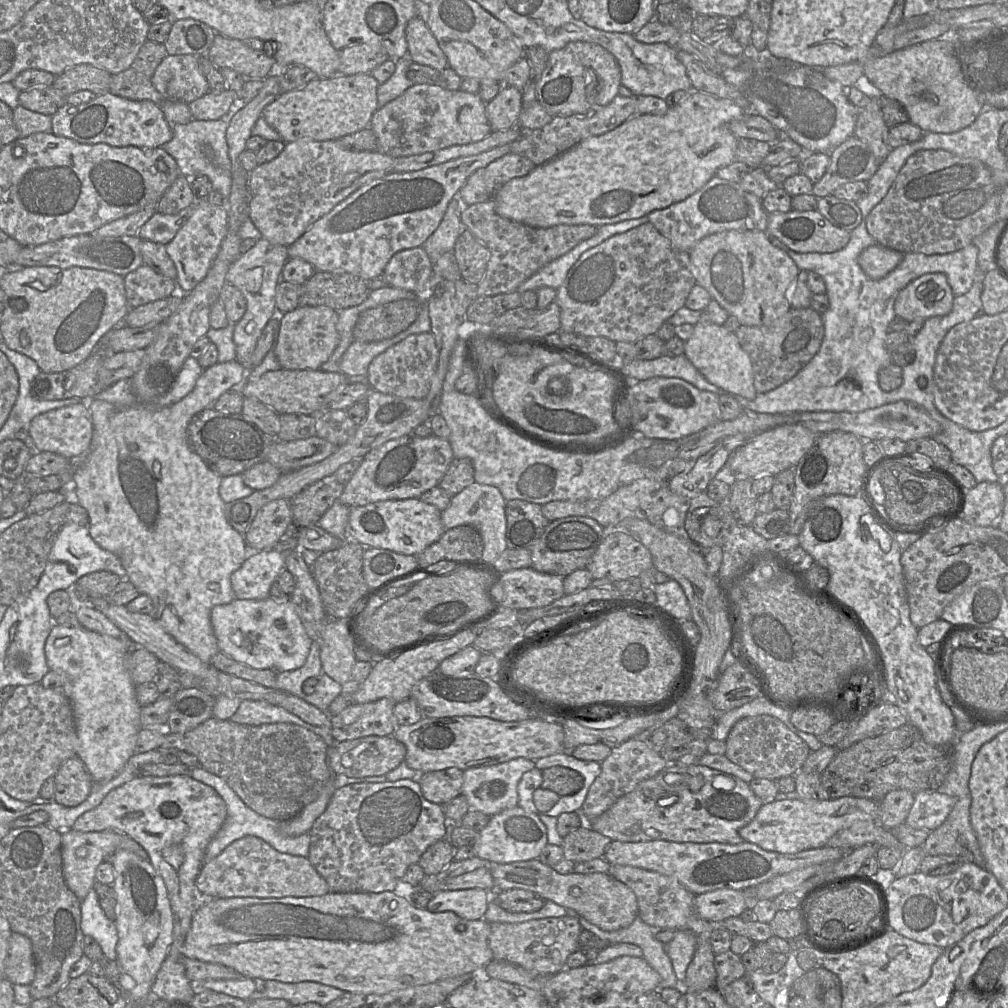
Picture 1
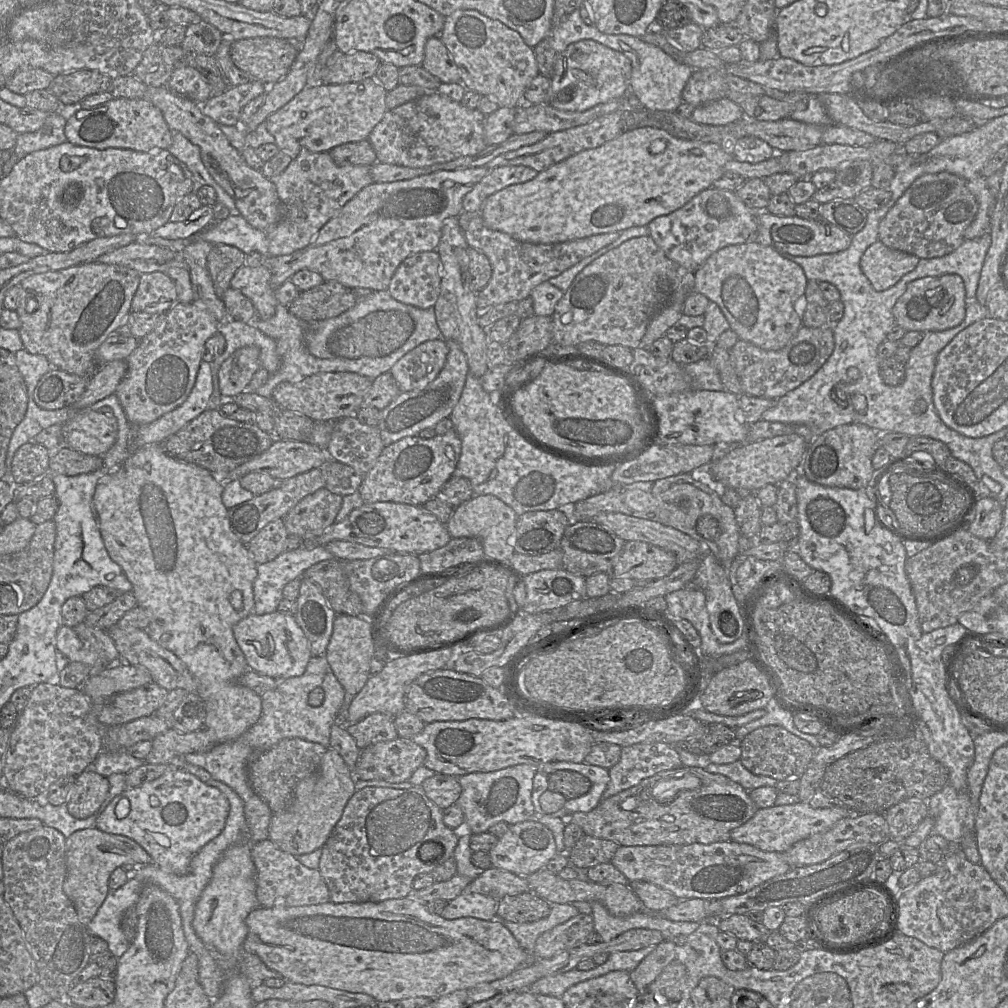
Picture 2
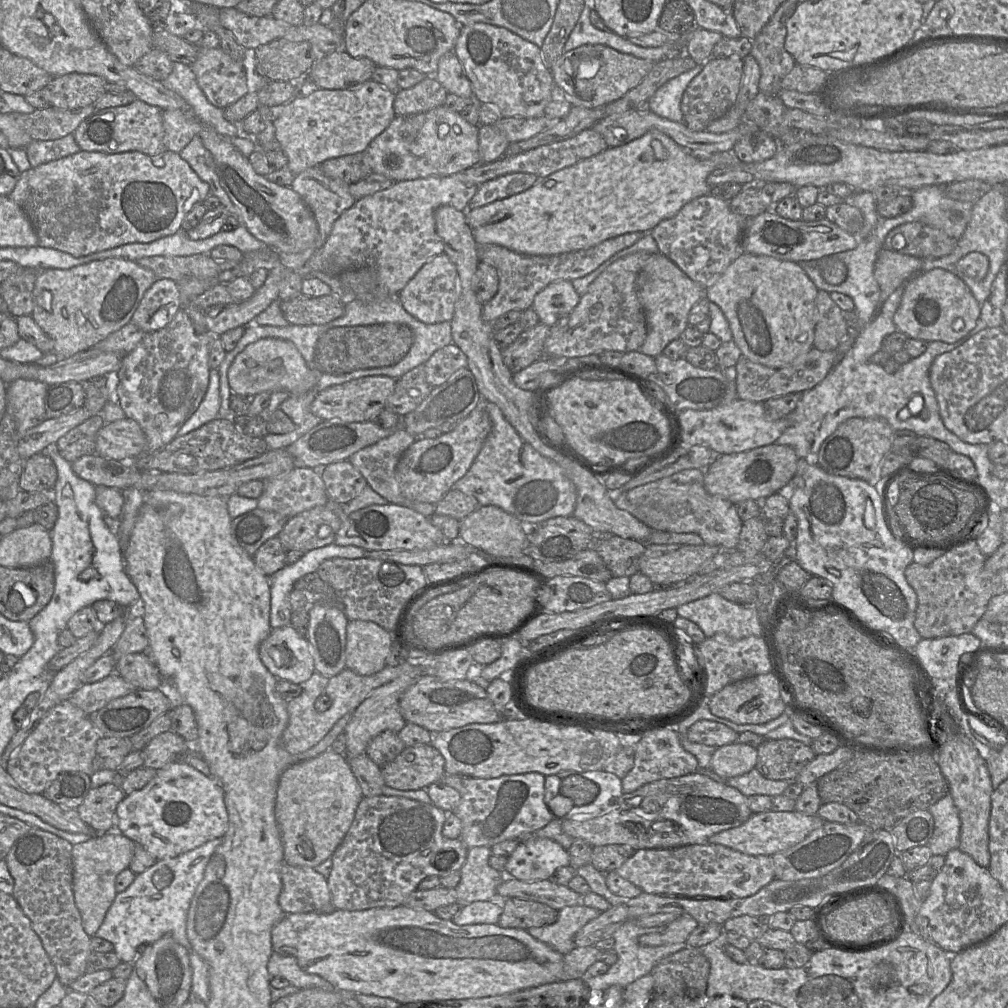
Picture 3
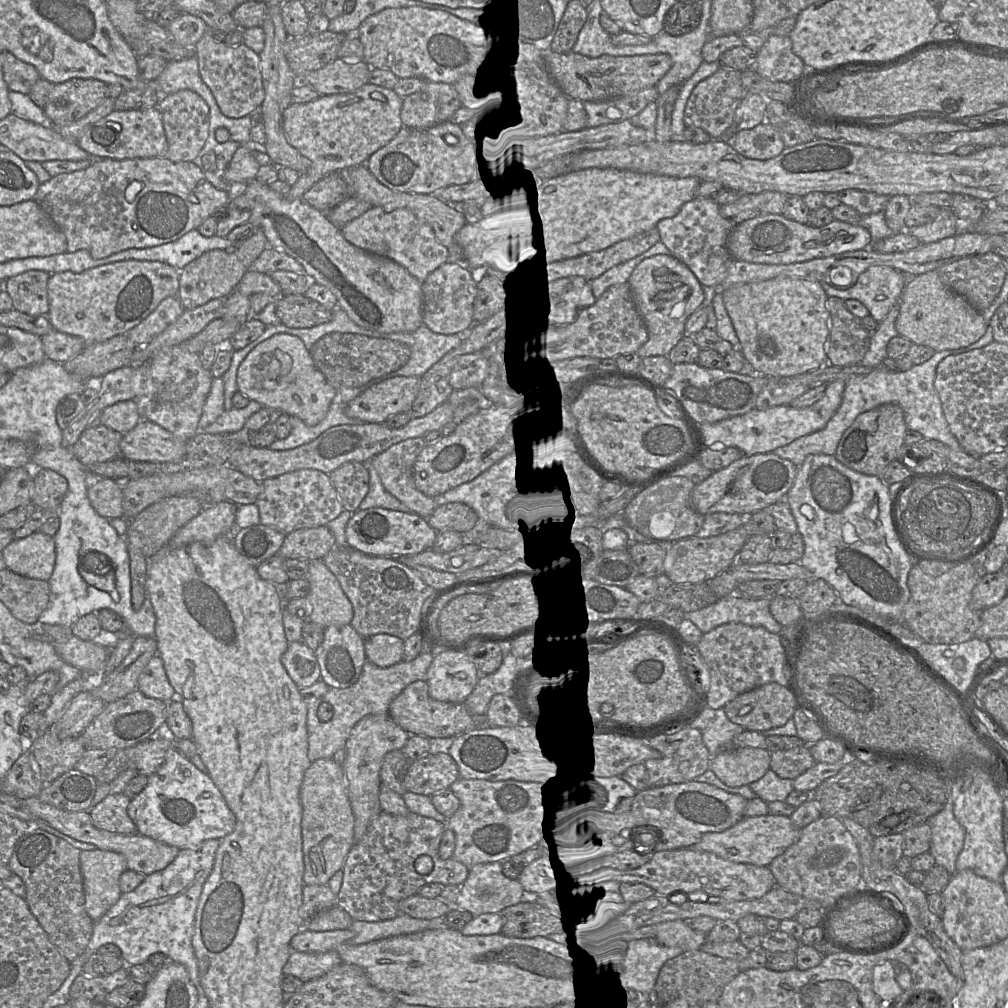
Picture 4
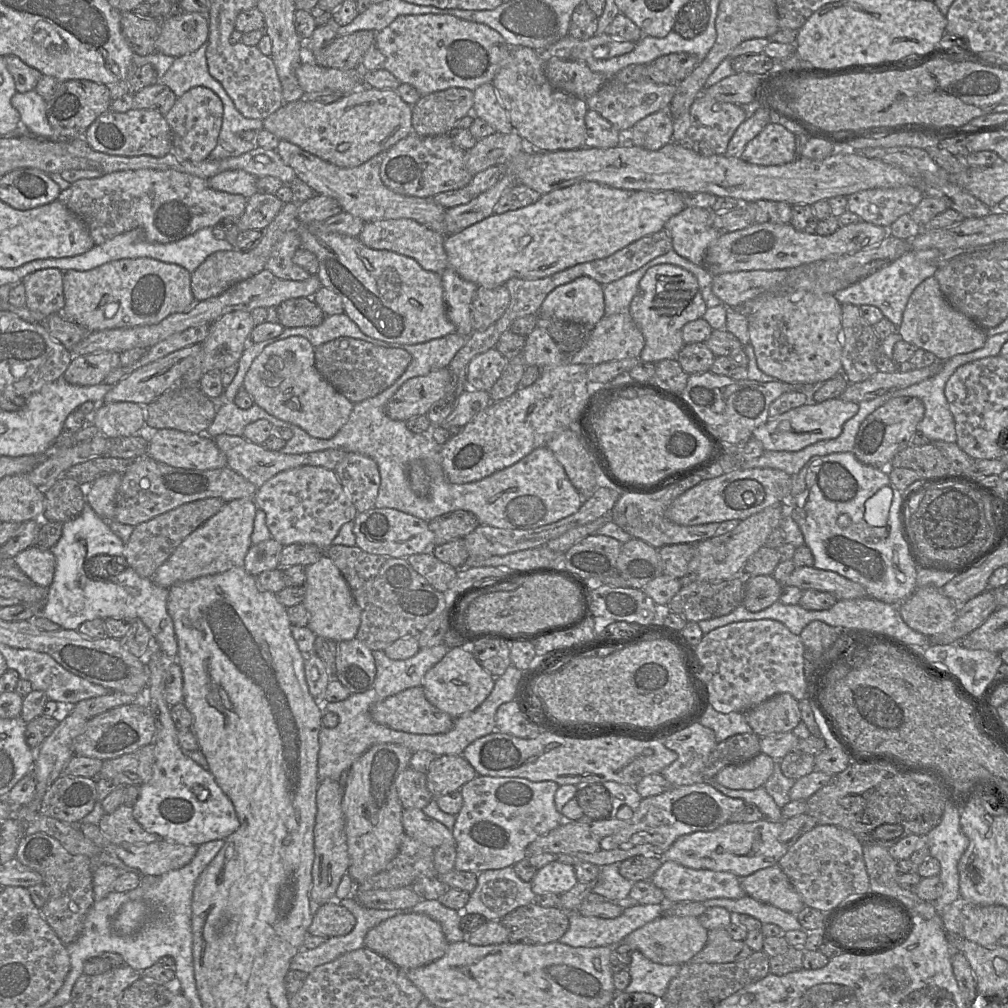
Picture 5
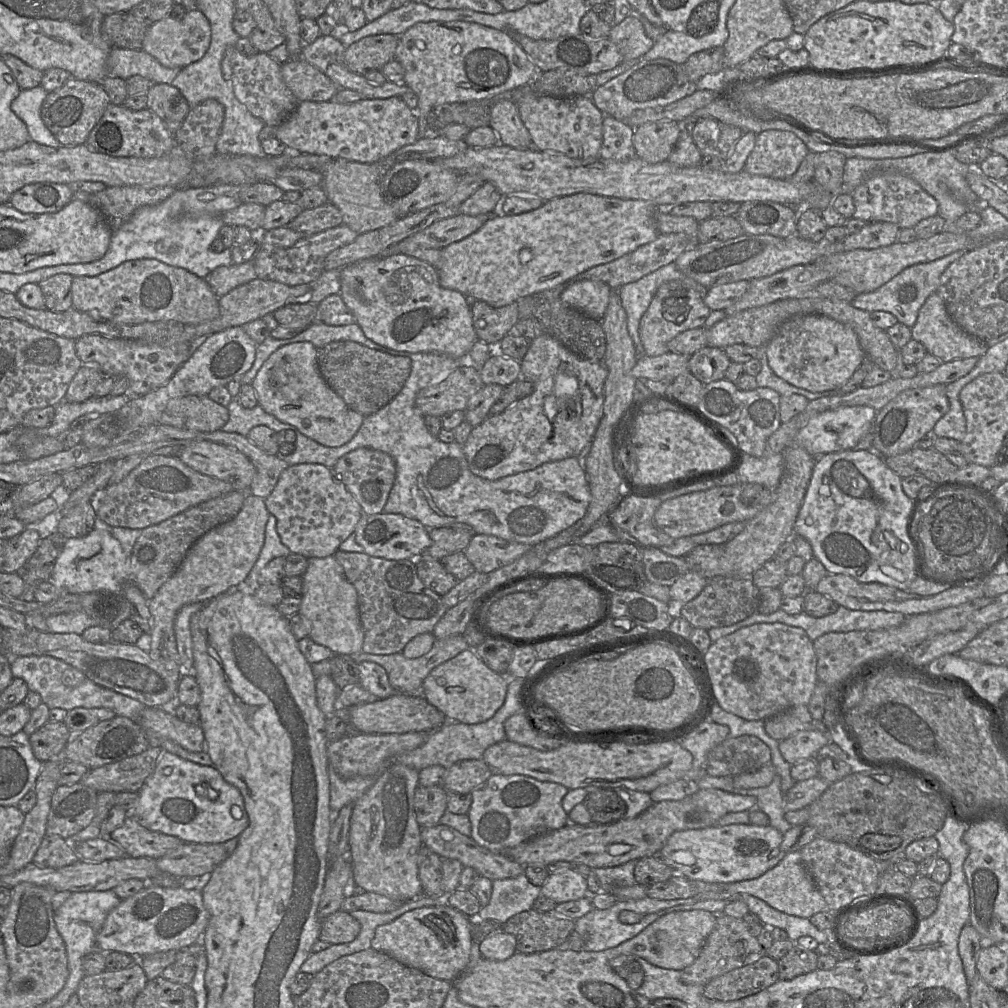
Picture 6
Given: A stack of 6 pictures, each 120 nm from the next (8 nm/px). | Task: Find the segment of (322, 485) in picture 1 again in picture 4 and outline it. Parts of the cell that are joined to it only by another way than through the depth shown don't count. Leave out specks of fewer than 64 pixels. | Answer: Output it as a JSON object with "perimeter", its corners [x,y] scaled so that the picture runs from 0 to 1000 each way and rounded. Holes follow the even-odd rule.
{"perimeter":[[[324,521],[295,525],[283,531],[276,550],[282,555],[318,555],[332,543],[333,537]]]}

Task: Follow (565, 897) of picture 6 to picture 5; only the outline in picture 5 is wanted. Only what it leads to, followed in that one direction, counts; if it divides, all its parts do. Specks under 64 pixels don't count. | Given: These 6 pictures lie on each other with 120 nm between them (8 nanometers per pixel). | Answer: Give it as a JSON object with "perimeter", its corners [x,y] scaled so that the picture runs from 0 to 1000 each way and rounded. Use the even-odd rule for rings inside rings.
{"perimeter":[[[549,854],[534,862],[526,875],[531,888],[551,886],[558,888],[573,875],[569,860],[555,854]]]}

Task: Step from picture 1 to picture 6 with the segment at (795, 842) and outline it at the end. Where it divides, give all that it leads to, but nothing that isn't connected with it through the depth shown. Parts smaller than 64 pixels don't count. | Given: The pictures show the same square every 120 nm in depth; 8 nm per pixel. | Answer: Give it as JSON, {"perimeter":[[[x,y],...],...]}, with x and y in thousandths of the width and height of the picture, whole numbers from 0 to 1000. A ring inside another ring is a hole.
{"perimeter":[[[726,817],[722,819],[705,819],[697,822],[687,822],[669,825],[654,844],[653,849],[667,860],[672,868],[685,874],[704,876],[728,876],[754,870],[769,860],[780,846],[775,841],[777,827],[766,819],[745,817]]]}

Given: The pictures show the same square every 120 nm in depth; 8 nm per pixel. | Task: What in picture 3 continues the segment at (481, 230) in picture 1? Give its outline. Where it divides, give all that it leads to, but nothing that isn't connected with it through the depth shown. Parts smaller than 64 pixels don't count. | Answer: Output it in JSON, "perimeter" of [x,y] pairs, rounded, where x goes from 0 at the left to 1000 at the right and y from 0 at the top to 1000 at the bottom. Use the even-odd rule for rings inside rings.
{"perimeter":[[[643,230],[620,231],[586,246],[542,254],[520,253],[491,242],[474,243],[475,258],[490,265],[495,275],[493,291],[478,303],[479,317],[486,320],[507,308],[520,309],[527,306],[532,292],[546,281],[555,278],[567,279],[585,272],[611,251],[630,242],[641,231]]]}

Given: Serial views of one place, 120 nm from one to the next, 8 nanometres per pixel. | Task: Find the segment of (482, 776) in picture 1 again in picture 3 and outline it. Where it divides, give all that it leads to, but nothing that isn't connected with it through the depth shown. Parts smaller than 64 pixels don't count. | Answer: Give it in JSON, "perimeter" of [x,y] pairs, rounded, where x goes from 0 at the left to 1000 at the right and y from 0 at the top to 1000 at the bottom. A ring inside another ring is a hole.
{"perimeter":[[[534,766],[498,769],[493,772],[471,772],[441,768],[438,775],[456,787],[456,797],[449,805],[458,815],[456,832],[466,842],[487,840],[501,833],[522,834],[529,825],[551,812],[540,795],[541,771]]]}

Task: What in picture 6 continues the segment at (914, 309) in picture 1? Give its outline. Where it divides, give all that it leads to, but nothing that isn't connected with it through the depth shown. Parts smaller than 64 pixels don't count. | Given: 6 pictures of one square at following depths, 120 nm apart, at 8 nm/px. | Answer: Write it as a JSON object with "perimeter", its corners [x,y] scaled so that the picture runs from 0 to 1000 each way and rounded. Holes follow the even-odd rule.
{"perimeter":[[[930,289],[925,291],[913,306],[910,317],[904,324],[904,332],[905,336],[916,341],[920,350],[930,354],[934,359],[973,354],[980,346],[978,340],[959,331],[946,319]]]}

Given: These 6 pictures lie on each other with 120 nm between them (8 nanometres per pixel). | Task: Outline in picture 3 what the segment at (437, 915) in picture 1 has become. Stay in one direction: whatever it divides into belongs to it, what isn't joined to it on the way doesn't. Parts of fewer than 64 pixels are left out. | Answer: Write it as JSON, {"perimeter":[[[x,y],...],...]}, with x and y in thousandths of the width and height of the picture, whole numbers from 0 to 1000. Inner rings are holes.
{"perimeter":[[[403,897],[393,900],[376,900],[356,904],[331,902],[328,905],[287,906],[271,920],[269,934],[272,945],[293,950],[296,957],[303,964],[319,969],[333,981],[353,986],[383,989],[397,995],[430,995],[443,992],[493,988],[522,980],[546,976],[556,972],[556,965],[558,964],[560,953],[560,947],[542,936],[527,929],[523,923],[499,921],[495,917],[452,918],[447,913],[440,913],[434,910],[430,905],[408,901]]]}

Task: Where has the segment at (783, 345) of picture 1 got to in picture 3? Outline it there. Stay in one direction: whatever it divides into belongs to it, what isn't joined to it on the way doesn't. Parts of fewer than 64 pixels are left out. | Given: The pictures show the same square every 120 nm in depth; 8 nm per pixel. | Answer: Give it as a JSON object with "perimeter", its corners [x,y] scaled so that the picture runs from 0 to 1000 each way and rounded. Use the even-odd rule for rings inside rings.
{"perimeter":[[[806,344],[801,350],[791,354],[784,362],[777,365],[758,363],[736,352],[729,362],[729,380],[732,395],[746,399],[759,399],[765,395],[784,390],[796,390],[806,386],[813,380],[828,363],[829,351],[829,347],[813,348]]]}

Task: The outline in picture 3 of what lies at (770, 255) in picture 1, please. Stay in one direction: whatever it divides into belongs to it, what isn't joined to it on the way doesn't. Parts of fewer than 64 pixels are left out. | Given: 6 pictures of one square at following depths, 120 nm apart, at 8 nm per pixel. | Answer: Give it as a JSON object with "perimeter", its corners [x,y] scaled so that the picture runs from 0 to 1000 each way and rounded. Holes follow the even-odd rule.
{"perimeter":[[[737,250],[711,278],[699,285],[698,295],[715,306],[736,352],[758,363],[777,365],[808,344],[812,289],[791,260]]]}

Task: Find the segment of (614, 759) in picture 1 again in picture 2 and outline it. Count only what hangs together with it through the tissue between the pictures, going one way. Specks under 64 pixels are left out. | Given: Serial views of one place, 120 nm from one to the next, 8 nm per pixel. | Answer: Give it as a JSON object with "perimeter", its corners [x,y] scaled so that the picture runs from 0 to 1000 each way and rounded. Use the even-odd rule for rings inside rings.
{"perimeter":[[[658,736],[633,737],[617,741],[614,756],[604,763],[605,775],[597,789],[602,793],[618,784],[633,779],[638,773],[654,766],[672,763],[678,760],[674,747],[670,741]]]}

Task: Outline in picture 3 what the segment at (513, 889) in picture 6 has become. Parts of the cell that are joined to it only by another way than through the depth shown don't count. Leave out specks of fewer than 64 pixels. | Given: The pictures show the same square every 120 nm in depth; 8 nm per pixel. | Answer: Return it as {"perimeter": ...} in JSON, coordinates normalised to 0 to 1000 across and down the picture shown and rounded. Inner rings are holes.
{"perimeter":[[[484,839],[464,842],[452,880],[452,896],[460,899],[472,894],[493,893],[493,880],[503,868],[485,858],[487,848],[489,846]]]}

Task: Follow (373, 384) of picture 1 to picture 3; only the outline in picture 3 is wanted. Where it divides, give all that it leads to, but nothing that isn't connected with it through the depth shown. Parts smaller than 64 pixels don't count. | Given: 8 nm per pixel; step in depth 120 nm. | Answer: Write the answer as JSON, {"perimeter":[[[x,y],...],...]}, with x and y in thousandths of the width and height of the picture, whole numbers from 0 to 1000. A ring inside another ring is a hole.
{"perimeter":[[[447,340],[431,349],[420,363],[424,379],[433,384],[441,380],[455,366],[463,365],[463,354]]]}

